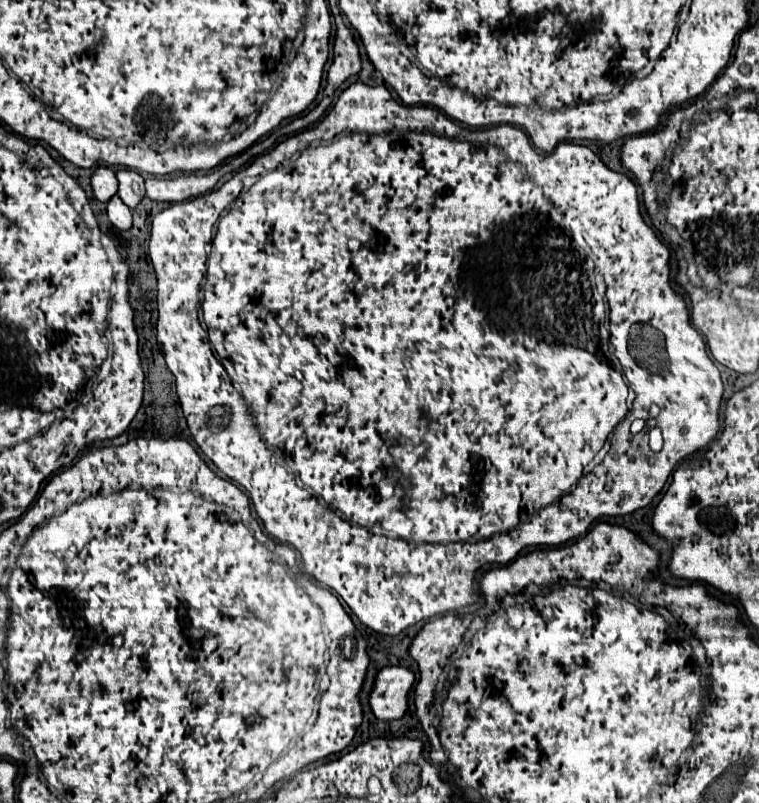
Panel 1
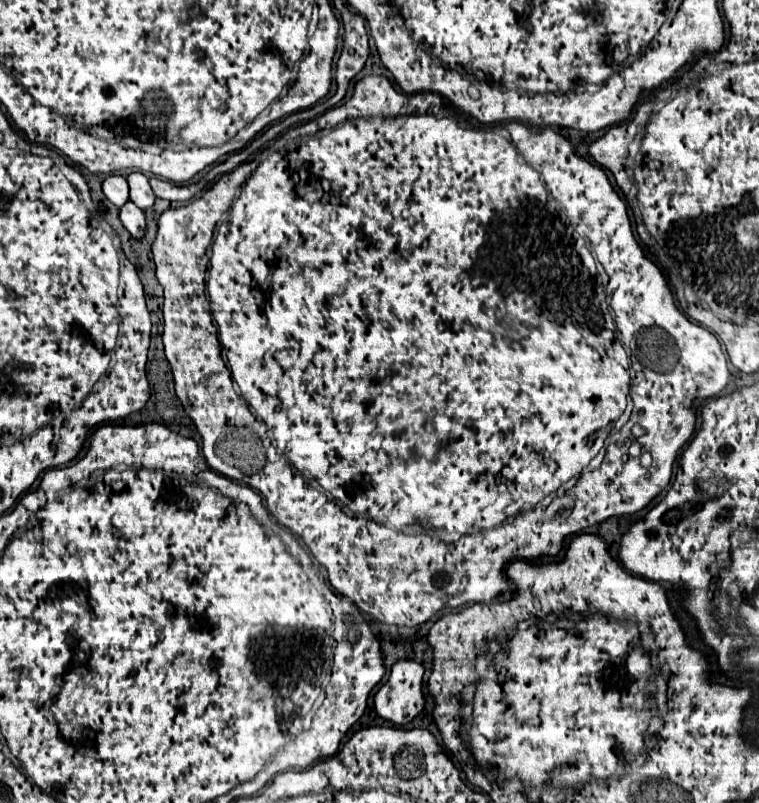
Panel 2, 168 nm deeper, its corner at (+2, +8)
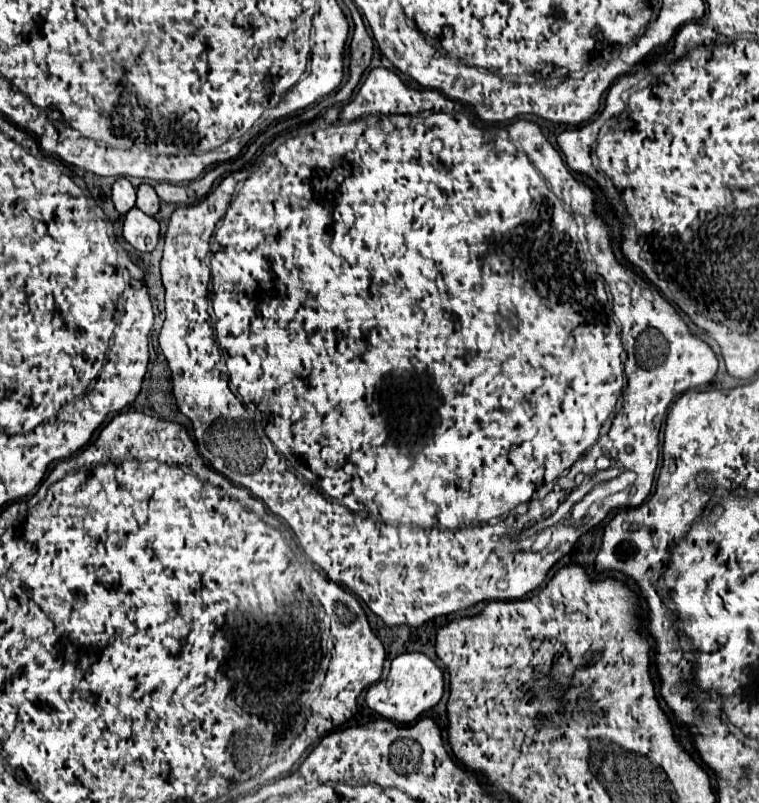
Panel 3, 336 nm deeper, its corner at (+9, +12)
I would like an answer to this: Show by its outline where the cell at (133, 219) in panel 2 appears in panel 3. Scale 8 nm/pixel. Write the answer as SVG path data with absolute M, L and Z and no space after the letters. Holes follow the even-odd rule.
M133 207L127 211L125 215L125 223L123 223L123 237L125 241L135 247L137 251L153 251L157 245L157 237L159 237L159 223L145 215L141 209Z

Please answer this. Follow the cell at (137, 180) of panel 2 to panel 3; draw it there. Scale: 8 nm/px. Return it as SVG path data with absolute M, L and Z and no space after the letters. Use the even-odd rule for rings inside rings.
M149 183L137 185L137 207L147 215L155 215L159 211L159 197Z

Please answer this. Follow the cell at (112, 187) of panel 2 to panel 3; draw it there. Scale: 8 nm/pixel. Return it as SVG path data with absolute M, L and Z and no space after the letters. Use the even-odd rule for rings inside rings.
M117 179L111 187L111 199L119 213L127 213L135 205L135 187L127 179Z

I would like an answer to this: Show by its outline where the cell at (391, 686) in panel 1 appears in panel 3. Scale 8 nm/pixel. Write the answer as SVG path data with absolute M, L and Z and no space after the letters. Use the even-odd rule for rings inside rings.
M403 653L393 659L389 677L385 681L379 681L369 687L365 701L381 717L397 721L397 723L409 723L423 711L437 705L441 695L443 695L441 669L423 653Z

